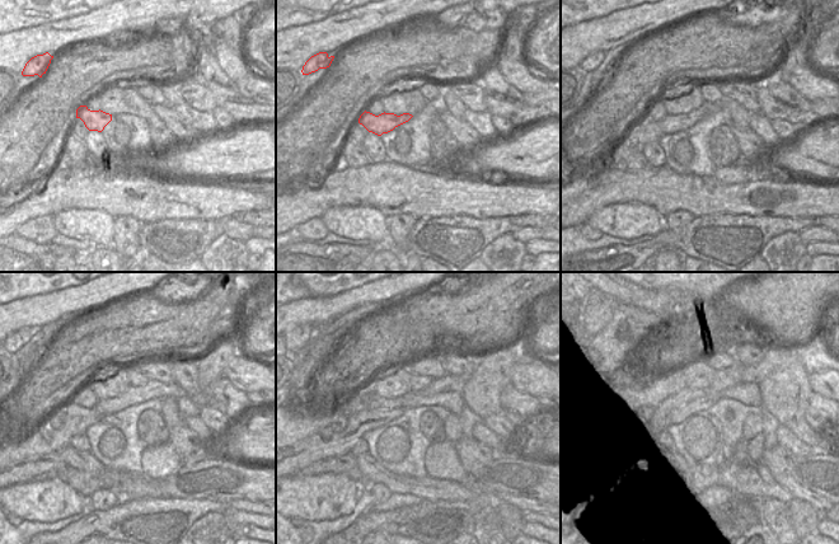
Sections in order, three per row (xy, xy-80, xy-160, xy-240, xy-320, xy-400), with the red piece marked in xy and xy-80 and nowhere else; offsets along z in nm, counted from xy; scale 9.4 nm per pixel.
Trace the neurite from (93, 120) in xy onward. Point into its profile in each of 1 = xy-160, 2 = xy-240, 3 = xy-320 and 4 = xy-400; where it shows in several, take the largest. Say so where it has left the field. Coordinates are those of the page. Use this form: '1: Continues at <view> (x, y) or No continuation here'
1: Continues at xy-160 (669, 123)
2: Continues at xy-240 (134, 395)
3: Continues at xy-320 (449, 383)
4: Continues at xy-400 (743, 380)

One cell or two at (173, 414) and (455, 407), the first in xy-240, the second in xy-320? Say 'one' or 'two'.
two

